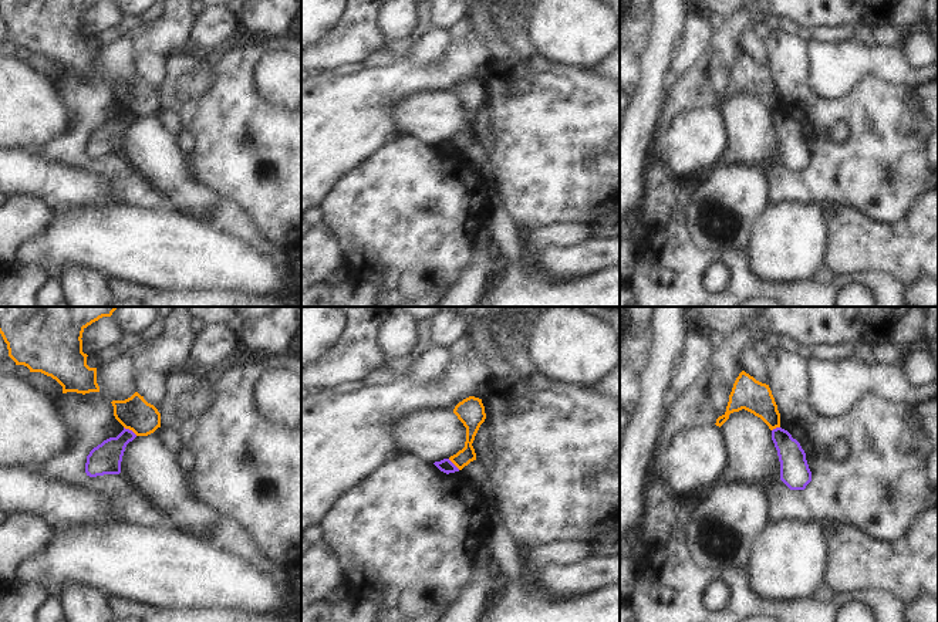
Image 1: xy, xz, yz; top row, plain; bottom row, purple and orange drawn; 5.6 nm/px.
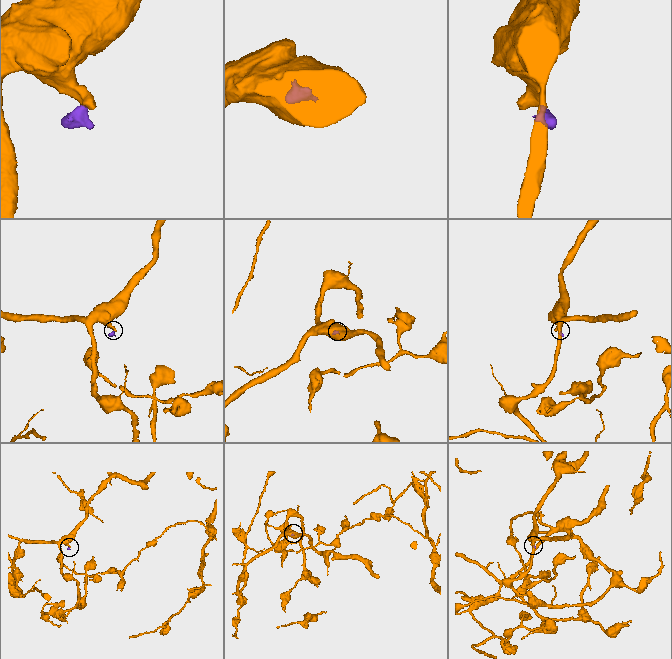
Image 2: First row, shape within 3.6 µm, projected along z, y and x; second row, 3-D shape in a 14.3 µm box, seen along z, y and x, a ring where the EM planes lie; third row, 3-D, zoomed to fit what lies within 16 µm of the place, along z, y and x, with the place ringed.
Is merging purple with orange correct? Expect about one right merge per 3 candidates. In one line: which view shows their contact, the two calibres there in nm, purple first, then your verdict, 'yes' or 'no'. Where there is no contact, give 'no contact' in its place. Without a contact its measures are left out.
xy | 180/190 nm | no

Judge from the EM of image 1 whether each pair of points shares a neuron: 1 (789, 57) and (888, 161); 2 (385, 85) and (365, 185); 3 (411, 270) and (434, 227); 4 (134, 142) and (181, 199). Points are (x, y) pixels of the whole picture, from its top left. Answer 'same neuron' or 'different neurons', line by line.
1: same neuron
2: different neurons
3: same neuron
4: same neuron

